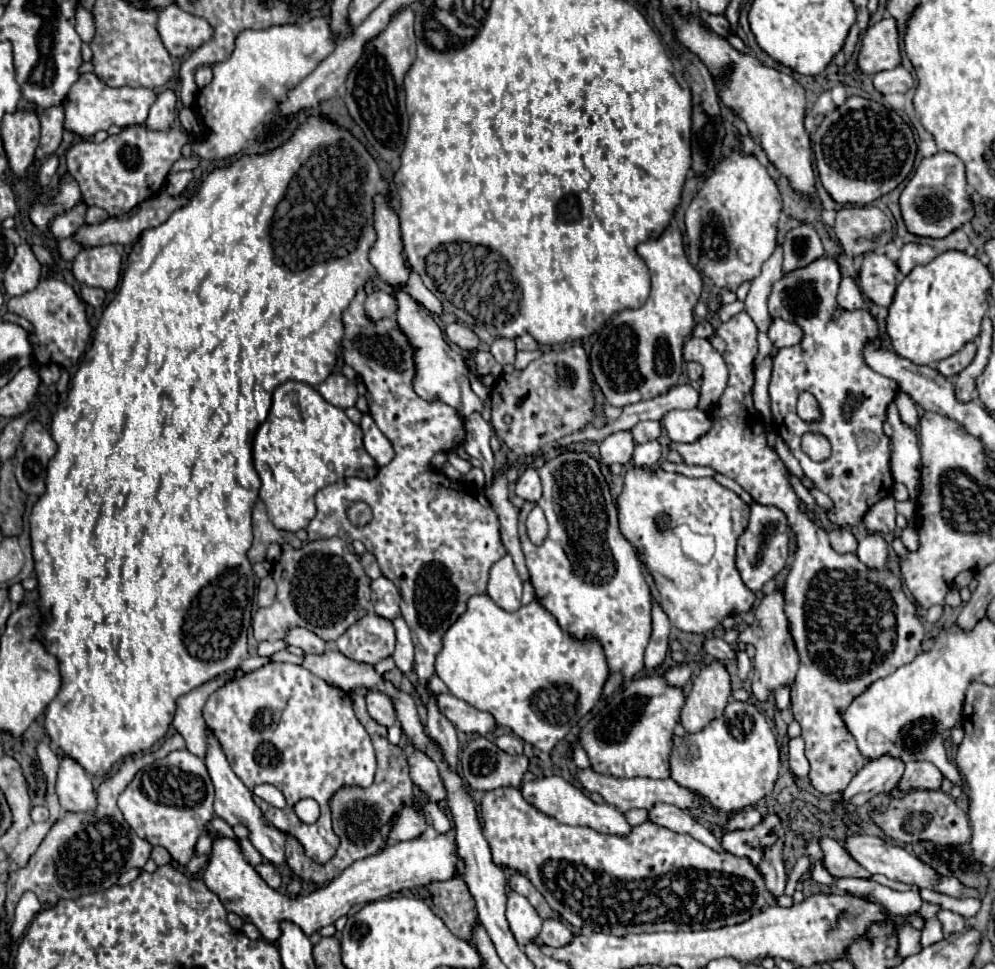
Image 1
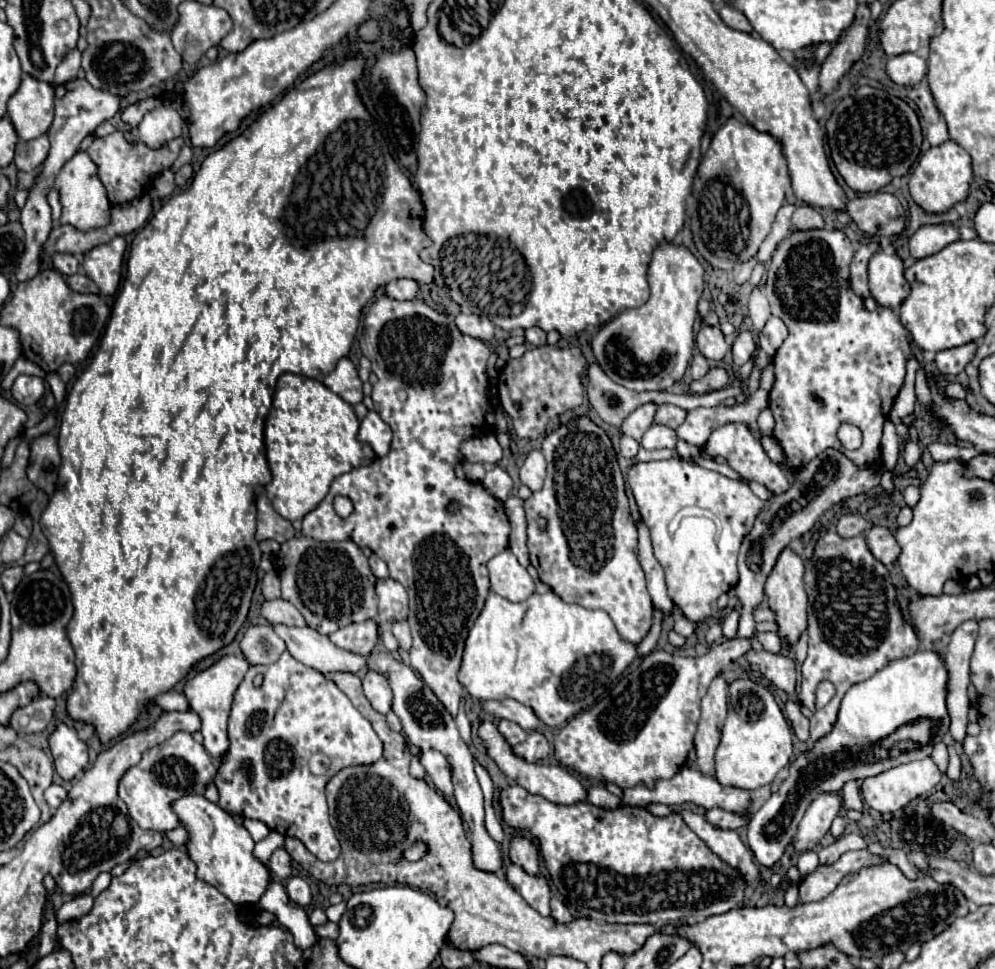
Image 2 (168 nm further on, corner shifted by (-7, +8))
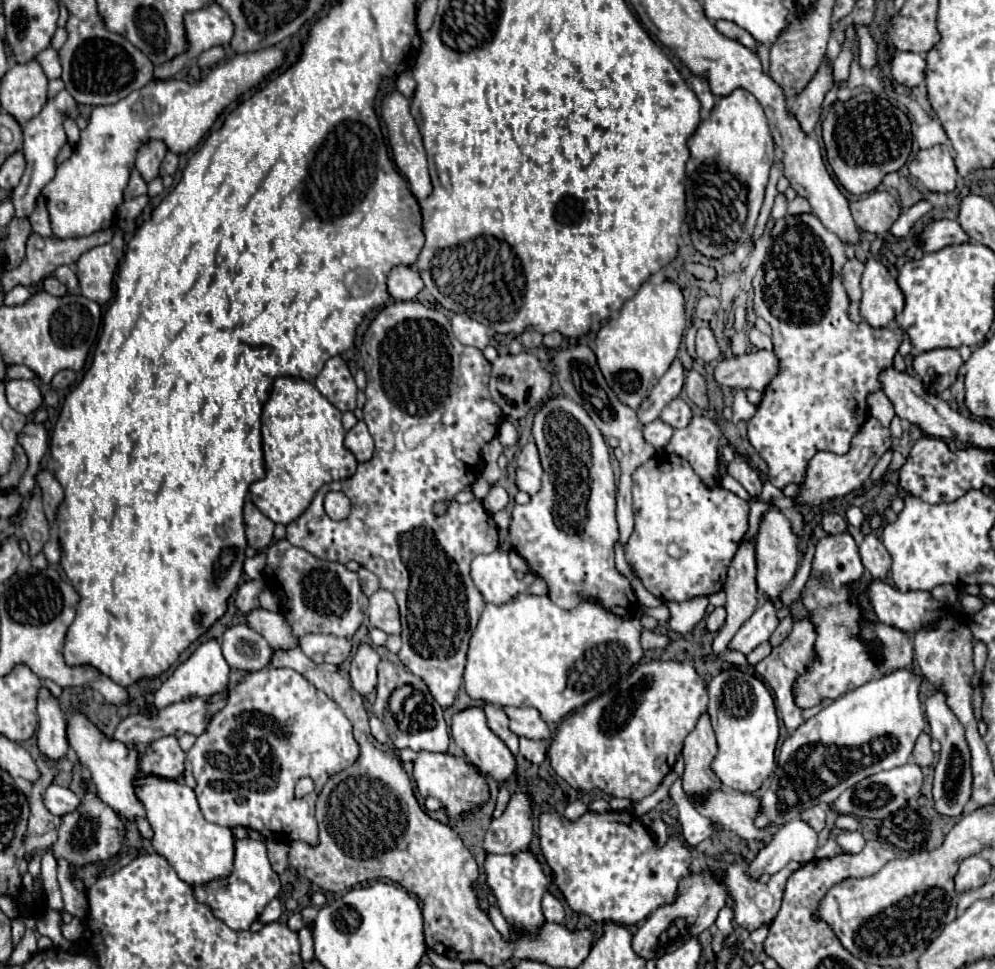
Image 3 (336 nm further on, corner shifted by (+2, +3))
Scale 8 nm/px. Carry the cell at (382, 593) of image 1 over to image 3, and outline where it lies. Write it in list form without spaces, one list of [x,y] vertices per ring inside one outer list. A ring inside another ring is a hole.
[[[379,589],[369,597],[369,621],[373,627],[385,631],[385,633],[399,633],[401,631],[401,623],[399,623],[399,607],[395,597],[385,591]]]

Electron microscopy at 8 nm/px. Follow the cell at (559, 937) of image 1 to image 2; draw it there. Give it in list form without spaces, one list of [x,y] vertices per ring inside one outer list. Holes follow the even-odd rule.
[[[552,898],[552,918],[554,918],[556,922],[562,922],[562,924],[572,920],[572,914],[570,914],[568,908],[564,906],[564,902],[558,900],[558,898]]]

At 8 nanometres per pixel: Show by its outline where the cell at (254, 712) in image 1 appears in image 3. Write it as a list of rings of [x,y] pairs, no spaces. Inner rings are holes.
[[[265,667],[245,675],[235,685],[229,693],[227,705],[213,715],[205,733],[187,752],[187,761],[197,781],[195,793],[207,821],[223,827],[249,827],[261,833],[261,837],[279,843],[303,841],[307,845],[317,845],[319,831],[315,821],[315,799],[325,781],[337,771],[351,767],[359,755],[361,749],[353,737],[353,725],[331,697],[315,689],[293,669]],[[301,777],[311,777],[315,791],[299,799],[295,797],[295,783]]]

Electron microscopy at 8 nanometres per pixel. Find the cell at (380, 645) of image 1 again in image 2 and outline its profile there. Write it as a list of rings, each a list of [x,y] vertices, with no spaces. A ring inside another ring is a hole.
[[[366,620],[362,624],[350,624],[342,630],[336,630],[328,638],[334,646],[342,650],[366,656],[372,652],[372,648],[378,642],[378,626],[374,620]]]

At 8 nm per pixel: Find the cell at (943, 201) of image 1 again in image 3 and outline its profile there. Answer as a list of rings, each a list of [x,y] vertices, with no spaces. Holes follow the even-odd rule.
[[[935,145],[915,155],[909,163],[909,177],[921,181],[921,185],[931,193],[953,193],[959,173],[949,147]]]

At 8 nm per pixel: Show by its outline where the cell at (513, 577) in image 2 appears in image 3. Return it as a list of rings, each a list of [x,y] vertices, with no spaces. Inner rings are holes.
[[[501,549],[489,555],[477,555],[471,563],[471,577],[483,599],[495,605],[509,603],[519,593],[525,593],[535,579],[533,575],[517,579],[515,571],[509,565],[507,553]]]

